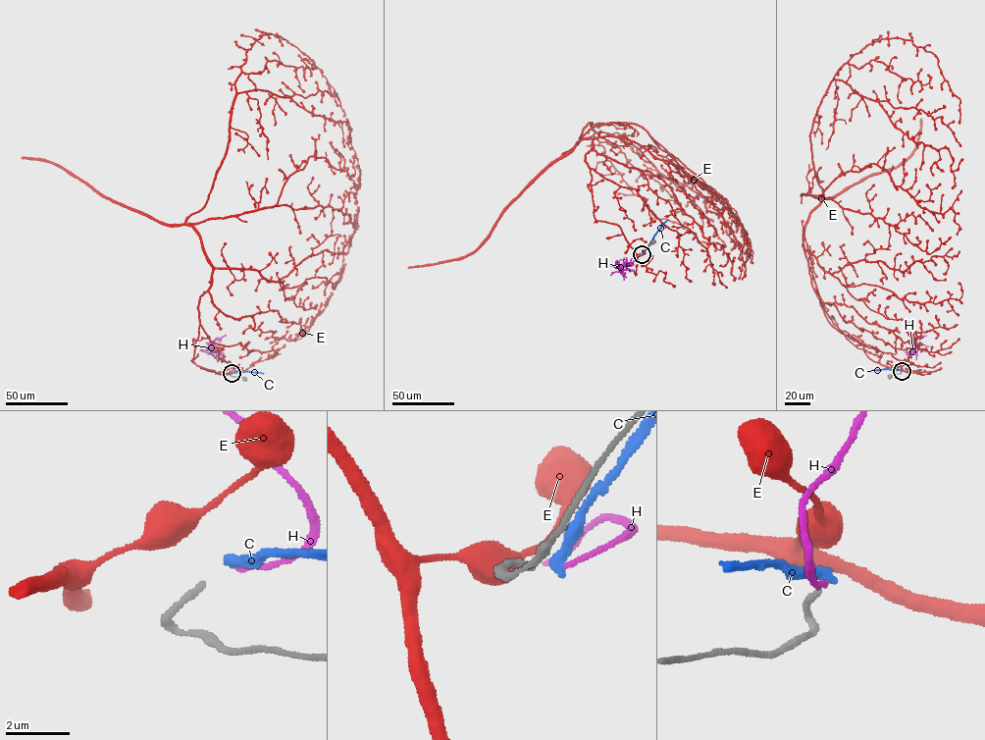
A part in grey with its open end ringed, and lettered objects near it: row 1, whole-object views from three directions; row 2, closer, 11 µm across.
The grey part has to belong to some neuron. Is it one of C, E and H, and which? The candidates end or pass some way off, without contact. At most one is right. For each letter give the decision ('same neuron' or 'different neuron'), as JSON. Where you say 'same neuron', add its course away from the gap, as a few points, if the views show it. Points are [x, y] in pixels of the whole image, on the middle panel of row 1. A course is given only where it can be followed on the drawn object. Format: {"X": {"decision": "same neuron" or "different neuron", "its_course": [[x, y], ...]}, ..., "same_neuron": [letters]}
{"C": {"decision": "different neuron"}, "E": {"decision": "different neuron"}, "H": {"decision": "same neuron", "its_course": [[643, 254], [618, 267], [626, 266], [634, 273]]}, "same_neuron": ["H"]}

